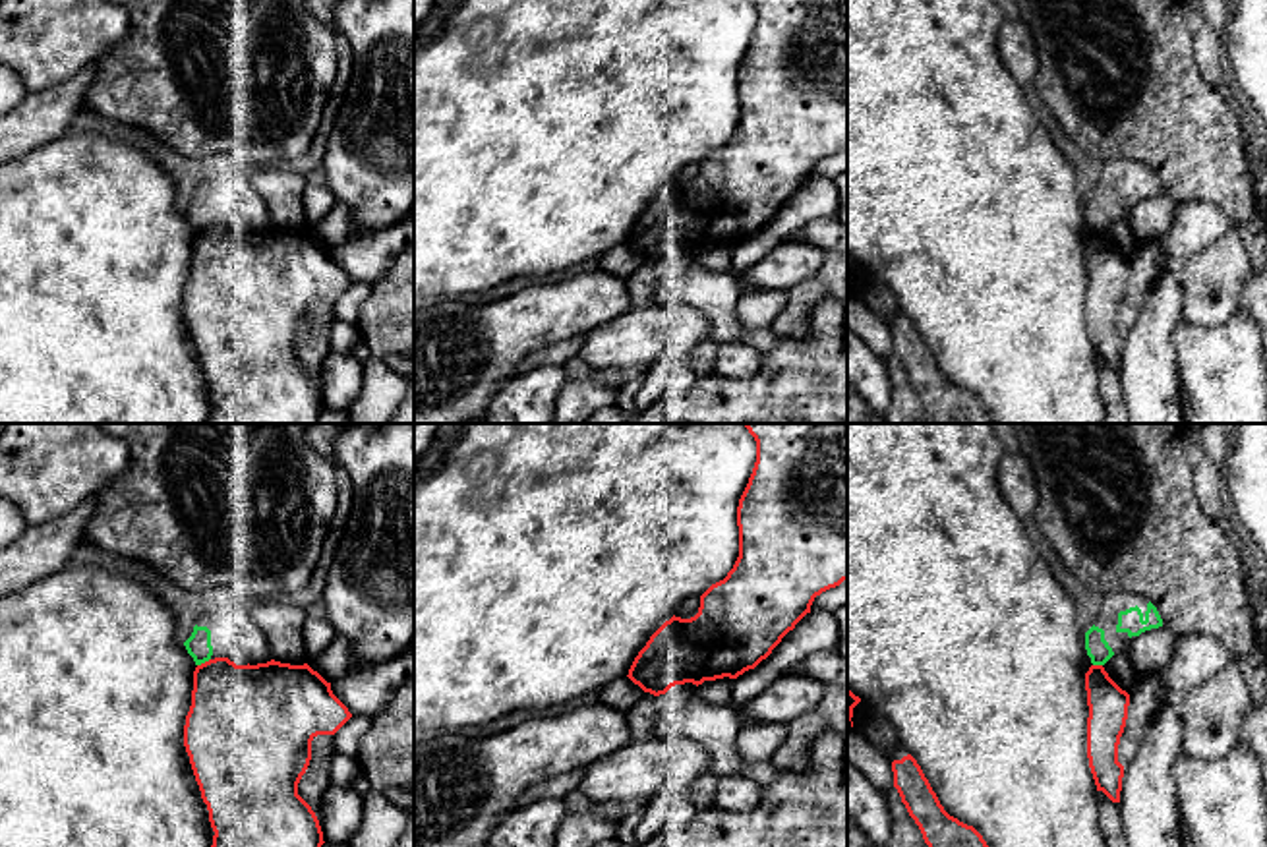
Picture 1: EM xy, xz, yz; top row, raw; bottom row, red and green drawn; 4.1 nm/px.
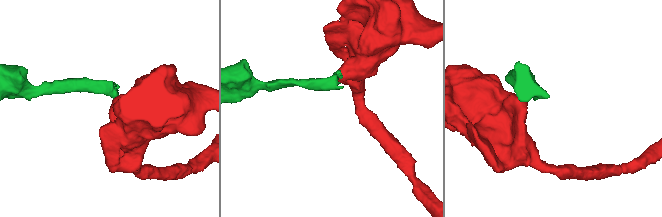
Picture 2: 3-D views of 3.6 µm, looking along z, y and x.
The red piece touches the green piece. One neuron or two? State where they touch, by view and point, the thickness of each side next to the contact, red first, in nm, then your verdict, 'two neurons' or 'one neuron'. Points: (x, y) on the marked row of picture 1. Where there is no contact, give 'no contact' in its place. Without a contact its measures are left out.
contact xy (206, 662); calibres 400 and 100 nm; two neurons

